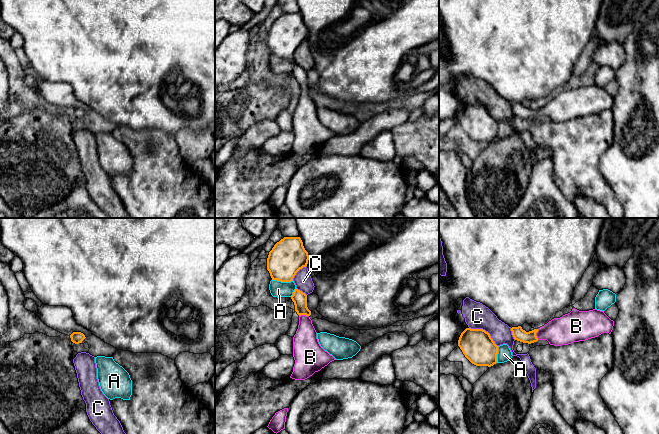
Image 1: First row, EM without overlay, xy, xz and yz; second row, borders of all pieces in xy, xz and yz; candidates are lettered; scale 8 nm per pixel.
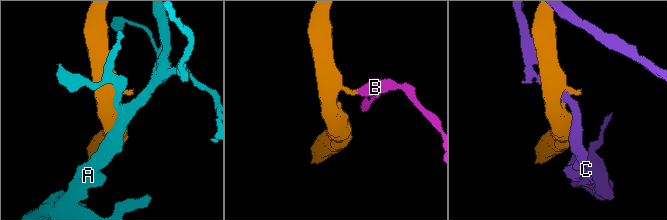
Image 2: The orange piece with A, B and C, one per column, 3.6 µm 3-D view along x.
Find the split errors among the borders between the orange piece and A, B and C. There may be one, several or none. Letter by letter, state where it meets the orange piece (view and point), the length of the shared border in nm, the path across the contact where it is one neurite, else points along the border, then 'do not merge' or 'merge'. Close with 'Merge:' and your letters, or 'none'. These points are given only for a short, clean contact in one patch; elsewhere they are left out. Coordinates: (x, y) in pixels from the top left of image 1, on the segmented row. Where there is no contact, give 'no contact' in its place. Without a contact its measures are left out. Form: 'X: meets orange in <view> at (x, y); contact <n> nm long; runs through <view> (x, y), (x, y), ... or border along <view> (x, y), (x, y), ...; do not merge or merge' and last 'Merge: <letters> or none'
A: meets orange in xz at (282, 281); contact 170 nm long; do not merge
B: meets orange in yz at (535, 334); contact 90 nm long; runs through yz (519, 334), (535, 334), (565, 330); merge
C: meets orange in yz at (484, 330); contact 280 nm long; do not merge
Merge: B

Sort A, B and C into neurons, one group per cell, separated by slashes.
A / B / C

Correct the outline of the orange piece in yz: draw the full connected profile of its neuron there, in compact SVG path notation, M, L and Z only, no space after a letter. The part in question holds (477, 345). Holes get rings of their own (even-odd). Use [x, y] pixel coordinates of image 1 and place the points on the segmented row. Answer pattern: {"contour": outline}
{"contour": "M466 328L459 337L458 346L476 366L491 367L497 363L498 346L483 329Z"}

